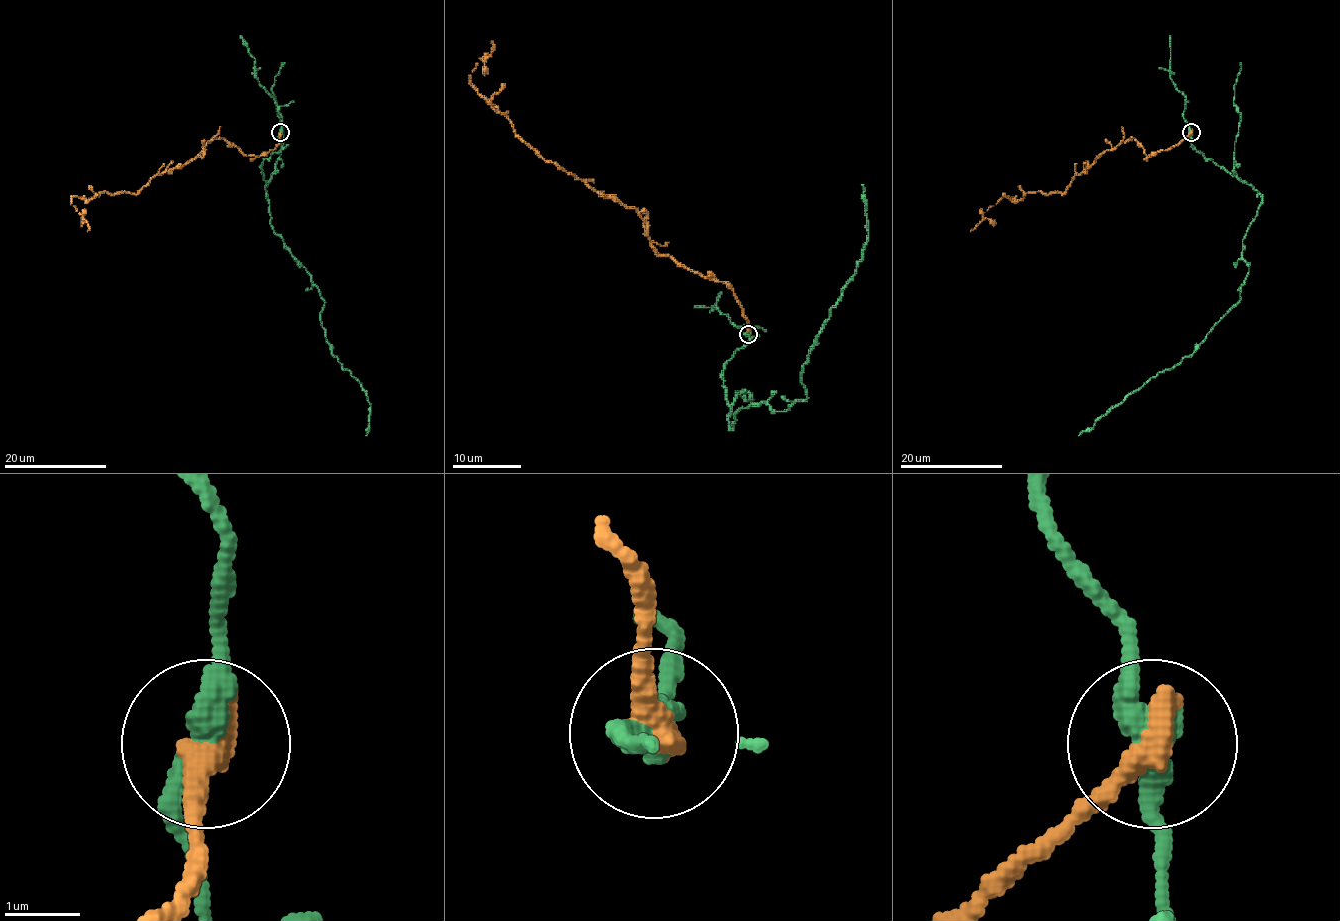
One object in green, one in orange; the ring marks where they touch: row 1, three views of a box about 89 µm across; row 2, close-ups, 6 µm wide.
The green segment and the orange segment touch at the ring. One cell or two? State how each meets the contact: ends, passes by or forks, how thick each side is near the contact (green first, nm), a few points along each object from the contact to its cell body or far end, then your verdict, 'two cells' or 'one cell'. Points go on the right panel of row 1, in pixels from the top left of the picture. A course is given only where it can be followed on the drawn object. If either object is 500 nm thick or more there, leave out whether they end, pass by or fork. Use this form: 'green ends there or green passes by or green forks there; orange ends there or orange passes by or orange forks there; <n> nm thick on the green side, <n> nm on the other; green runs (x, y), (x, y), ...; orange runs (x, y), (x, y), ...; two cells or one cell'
green passes by; orange ends there; 360 nm thick on the green side, 420 nm on the other; green runs (1191, 133), (1195, 149), (1250, 184), (1261, 198), (1242, 240), (1249, 269), (1240, 301), (1193, 352), (1078, 435); orange runs (1191, 133), (1147, 156), (1133, 138), (1120, 142), (1075, 175), (1061, 194), (1002, 197), (970, 231); two cells

